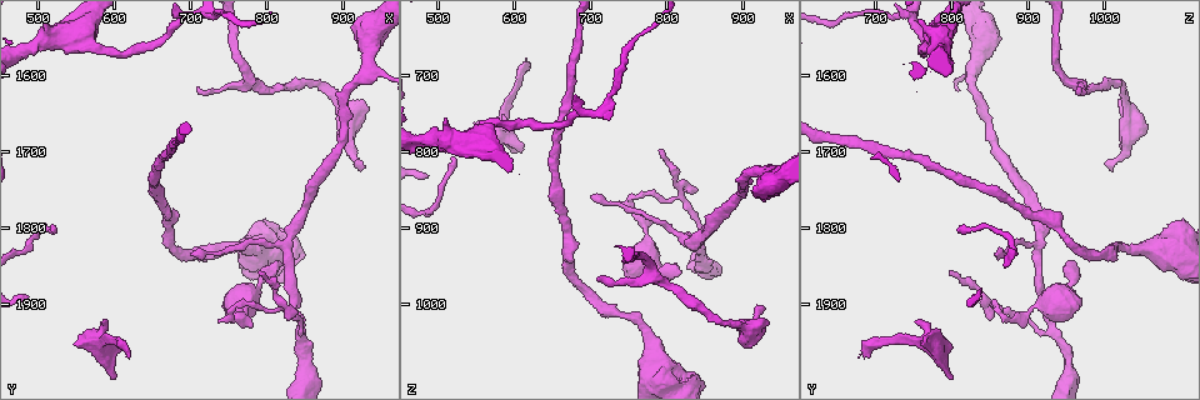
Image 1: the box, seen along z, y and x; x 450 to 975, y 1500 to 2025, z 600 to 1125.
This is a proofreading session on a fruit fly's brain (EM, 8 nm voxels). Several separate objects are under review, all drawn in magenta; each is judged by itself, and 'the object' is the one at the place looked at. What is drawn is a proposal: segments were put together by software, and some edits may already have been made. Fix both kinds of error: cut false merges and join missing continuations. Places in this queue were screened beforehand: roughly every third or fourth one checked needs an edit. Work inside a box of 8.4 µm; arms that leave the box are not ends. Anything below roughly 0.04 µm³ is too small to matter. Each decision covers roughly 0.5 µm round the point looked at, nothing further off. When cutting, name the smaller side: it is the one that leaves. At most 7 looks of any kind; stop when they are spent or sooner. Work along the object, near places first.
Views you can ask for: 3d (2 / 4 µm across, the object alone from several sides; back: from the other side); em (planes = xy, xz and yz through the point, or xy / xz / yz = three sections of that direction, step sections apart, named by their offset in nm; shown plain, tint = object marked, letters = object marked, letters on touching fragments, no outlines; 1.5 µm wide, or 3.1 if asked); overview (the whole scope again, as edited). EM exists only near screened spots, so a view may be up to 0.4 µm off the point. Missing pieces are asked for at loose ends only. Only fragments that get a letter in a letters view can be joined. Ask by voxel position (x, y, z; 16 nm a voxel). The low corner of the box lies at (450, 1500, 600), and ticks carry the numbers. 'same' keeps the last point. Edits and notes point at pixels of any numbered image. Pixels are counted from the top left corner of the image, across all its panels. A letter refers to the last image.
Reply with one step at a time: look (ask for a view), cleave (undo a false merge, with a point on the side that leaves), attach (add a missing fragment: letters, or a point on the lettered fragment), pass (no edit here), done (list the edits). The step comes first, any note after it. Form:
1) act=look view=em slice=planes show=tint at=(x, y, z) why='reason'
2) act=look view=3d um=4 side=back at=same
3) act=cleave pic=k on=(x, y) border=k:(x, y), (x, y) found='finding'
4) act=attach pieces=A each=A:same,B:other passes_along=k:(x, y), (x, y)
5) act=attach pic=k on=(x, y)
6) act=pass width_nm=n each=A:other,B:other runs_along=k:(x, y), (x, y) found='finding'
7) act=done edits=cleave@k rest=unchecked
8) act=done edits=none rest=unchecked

act=look view=em um=3.1 slice=planes show=tint at=(620, 1965, 685) why='free end'

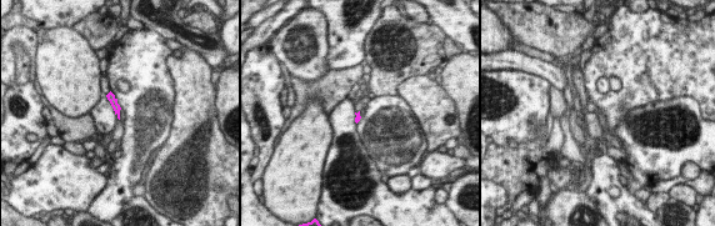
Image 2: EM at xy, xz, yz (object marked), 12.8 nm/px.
act=look view=em um=3.1 slice=planes show=letters at=same

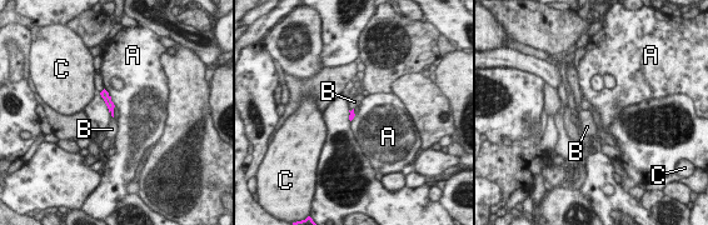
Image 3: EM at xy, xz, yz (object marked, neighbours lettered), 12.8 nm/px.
act=attach pieces=B each=A:other,B:same,C:other found='it goes on there'

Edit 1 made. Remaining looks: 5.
act=look view=3d um=4 at=(710, 1615, 965) why='an open end'

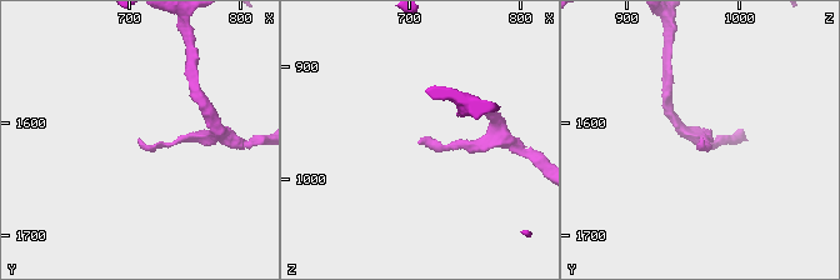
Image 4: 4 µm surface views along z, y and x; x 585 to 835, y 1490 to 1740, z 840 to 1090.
act=look view=em slice=planes show=letters at=(708, 1614, 966)

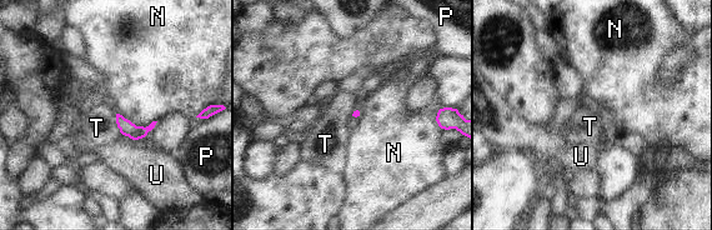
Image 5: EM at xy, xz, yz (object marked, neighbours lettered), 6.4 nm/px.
act=pass each=N:other,P:other,T:other,U:other found='none of them fits'

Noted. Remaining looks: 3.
act=done edits=attach@3 rest=unchecked

